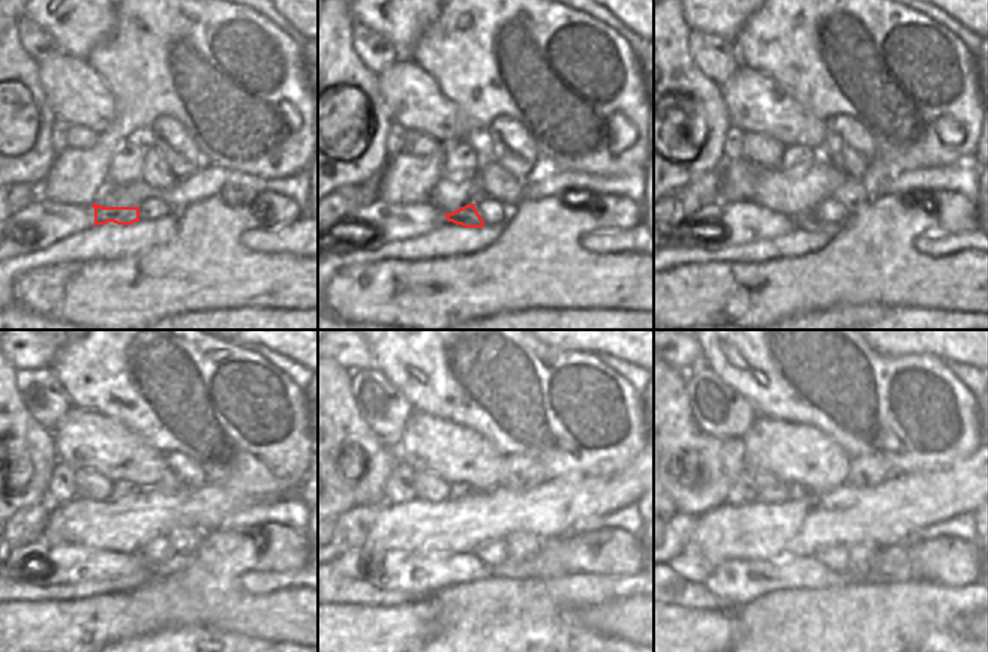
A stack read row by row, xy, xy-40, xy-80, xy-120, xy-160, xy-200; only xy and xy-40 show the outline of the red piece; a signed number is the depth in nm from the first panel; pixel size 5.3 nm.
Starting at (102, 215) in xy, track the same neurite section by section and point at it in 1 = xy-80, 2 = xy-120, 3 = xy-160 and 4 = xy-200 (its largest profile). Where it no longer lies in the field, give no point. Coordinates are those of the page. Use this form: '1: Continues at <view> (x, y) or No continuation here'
1: Continues at xy-80 (805, 221)
2: Continues at xy-120 (177, 562)
3: Continues at xy-160 (546, 564)
4: Continues at xy-200 (894, 565).

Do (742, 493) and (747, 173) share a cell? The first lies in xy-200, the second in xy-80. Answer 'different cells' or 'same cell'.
different cells

